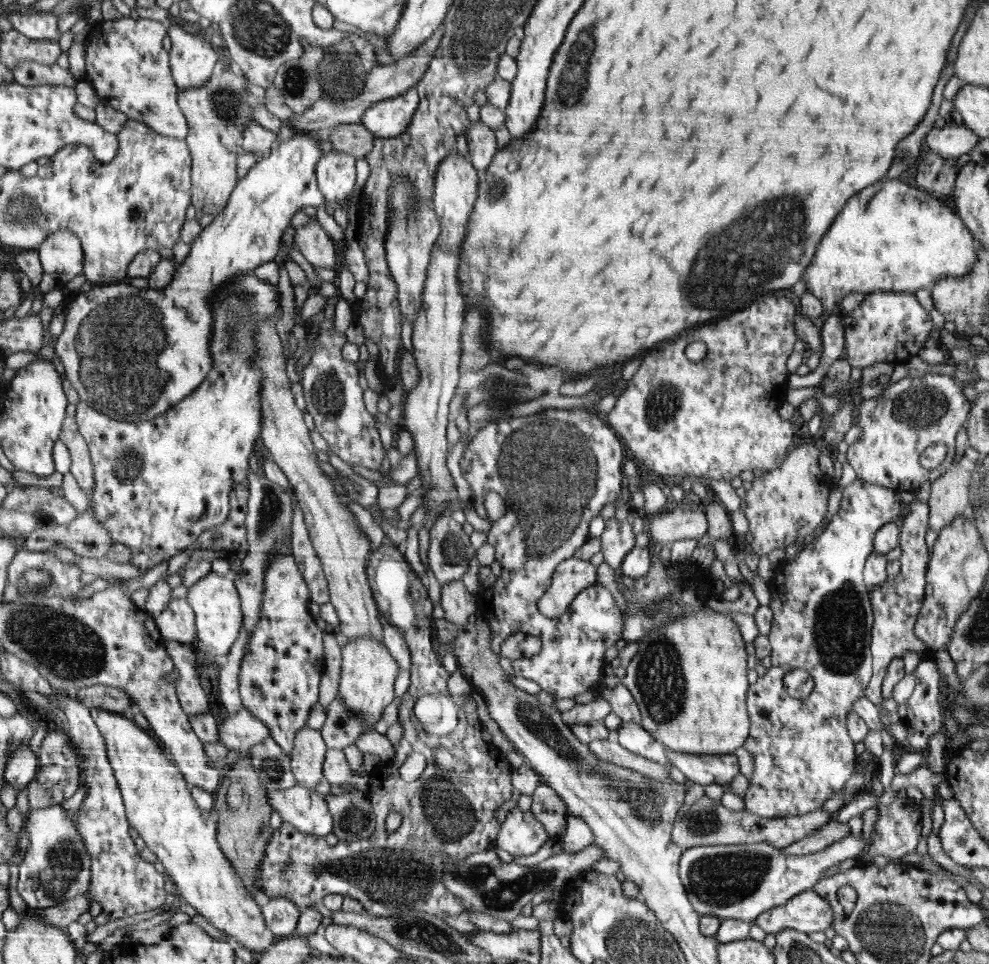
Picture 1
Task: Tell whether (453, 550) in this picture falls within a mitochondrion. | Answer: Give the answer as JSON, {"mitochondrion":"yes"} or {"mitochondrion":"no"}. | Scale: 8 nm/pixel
{"mitochondrion":"yes"}

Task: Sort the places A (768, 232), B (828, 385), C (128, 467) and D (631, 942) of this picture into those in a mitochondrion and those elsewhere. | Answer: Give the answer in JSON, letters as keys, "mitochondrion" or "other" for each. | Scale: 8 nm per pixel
{"A":"mitochondrion","B":"other","C":"mitochondrion","D":"mitochondrion"}

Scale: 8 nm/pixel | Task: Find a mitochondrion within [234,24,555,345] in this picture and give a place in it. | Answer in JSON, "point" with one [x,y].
{"point":[297,79]}

